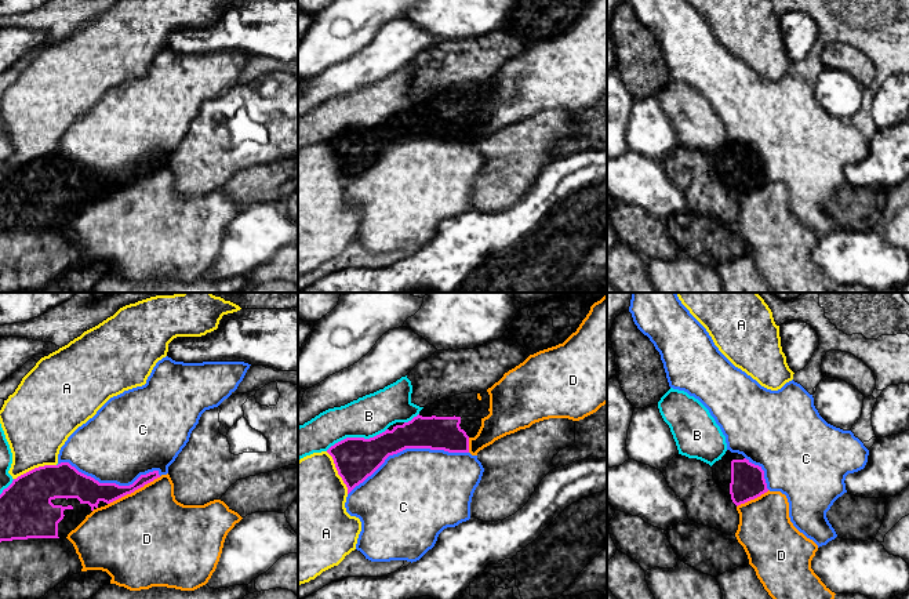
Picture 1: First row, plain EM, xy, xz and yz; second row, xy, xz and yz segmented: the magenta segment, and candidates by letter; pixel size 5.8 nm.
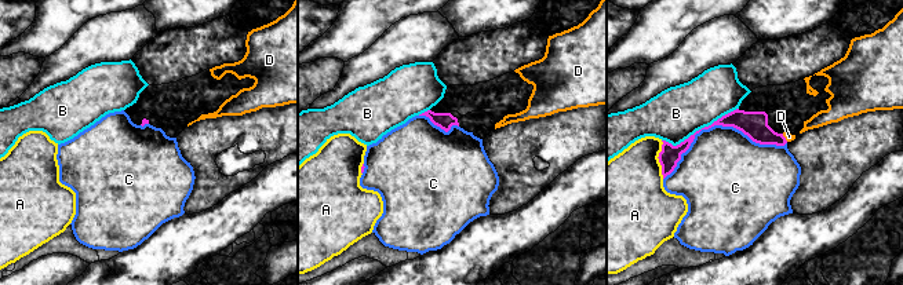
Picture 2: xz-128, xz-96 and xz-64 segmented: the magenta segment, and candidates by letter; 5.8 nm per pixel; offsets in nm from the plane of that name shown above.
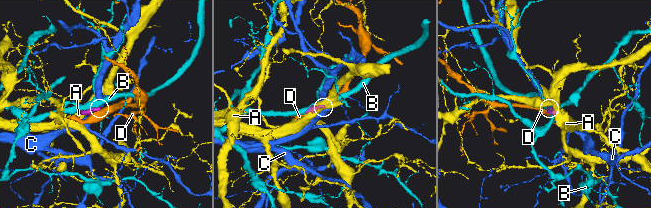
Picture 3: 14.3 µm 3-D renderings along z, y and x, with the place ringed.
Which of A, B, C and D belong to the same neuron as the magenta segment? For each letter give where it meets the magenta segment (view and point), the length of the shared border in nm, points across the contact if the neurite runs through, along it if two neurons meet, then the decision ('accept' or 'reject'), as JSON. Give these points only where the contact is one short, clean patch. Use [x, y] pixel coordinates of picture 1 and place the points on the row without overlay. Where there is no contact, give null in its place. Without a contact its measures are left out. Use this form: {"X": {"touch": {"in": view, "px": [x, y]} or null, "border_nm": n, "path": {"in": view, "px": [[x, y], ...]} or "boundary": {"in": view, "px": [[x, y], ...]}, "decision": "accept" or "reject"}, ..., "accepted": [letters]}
{"A": {"touch": {"in": "xy", "px": [35, 159]}, "border_nm": 260, "decision": "reject"}, "B": {"touch": {"in": "xz", "px": [356, 129]}, "border_nm": 380, "decision": "reject"}, "C": {"touch": {"in": "xz", "px": [407, 138]}, "border_nm": 750, "decision": "reject"}, "D": {"touch": {"in": "xy", "px": [134, 181]}, "border_nm": 360, "decision": "reject"}, "accepted": []}

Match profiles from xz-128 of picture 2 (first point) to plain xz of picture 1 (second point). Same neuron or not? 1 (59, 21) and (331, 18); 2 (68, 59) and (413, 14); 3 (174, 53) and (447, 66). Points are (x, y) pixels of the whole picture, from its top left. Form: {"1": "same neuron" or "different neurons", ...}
{"1": "same neuron", "2": "different neurons", "3": "same neuron"}

